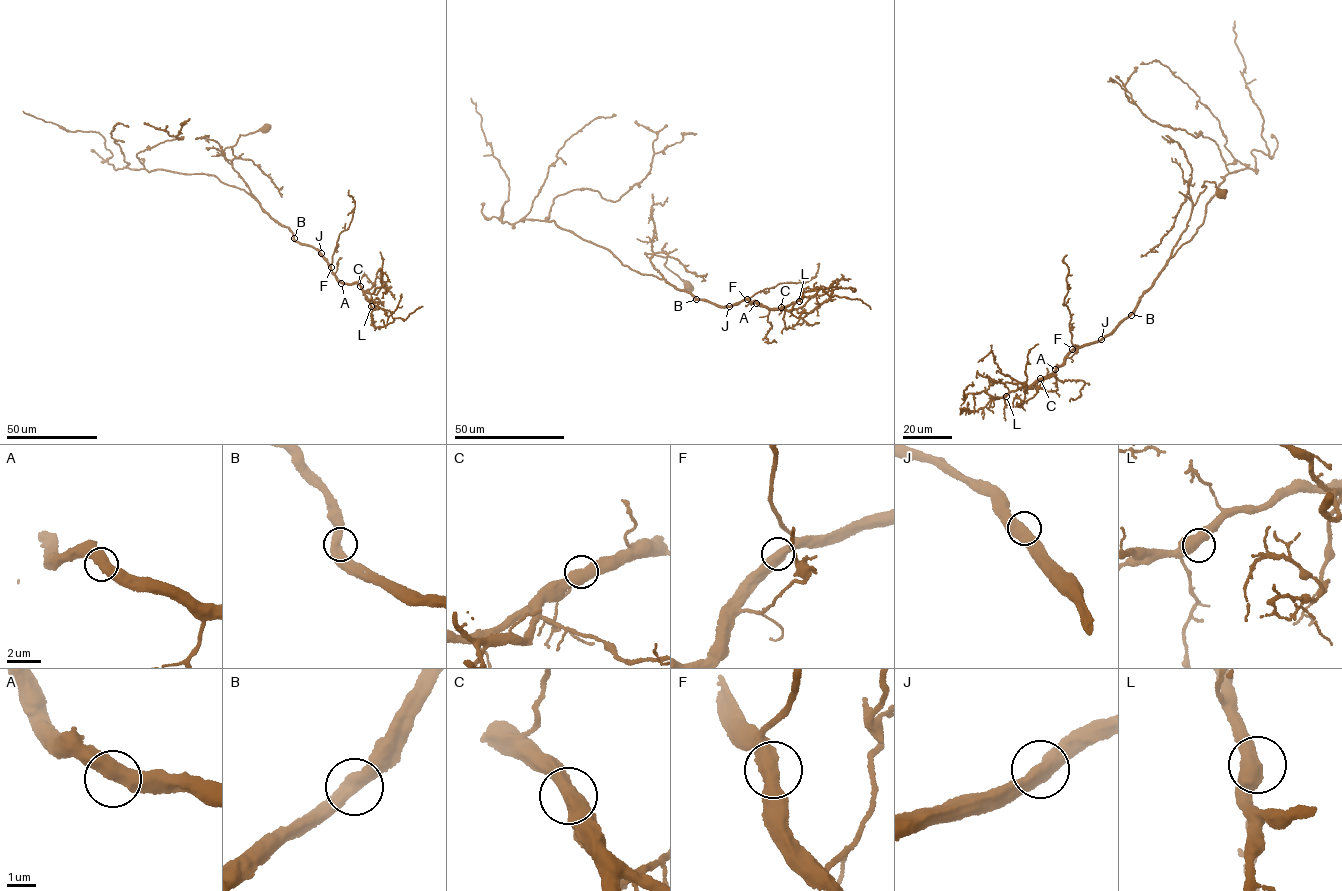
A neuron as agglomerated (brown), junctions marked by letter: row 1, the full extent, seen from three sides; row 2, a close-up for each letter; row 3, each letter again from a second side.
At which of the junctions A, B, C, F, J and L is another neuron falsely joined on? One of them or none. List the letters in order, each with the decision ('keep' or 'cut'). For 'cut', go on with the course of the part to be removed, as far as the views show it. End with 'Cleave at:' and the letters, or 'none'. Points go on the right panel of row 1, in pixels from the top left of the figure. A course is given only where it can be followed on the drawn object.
A: keep
B: keep
C: keep
F: keep
J: keep
L: keep
Cleave at: none

